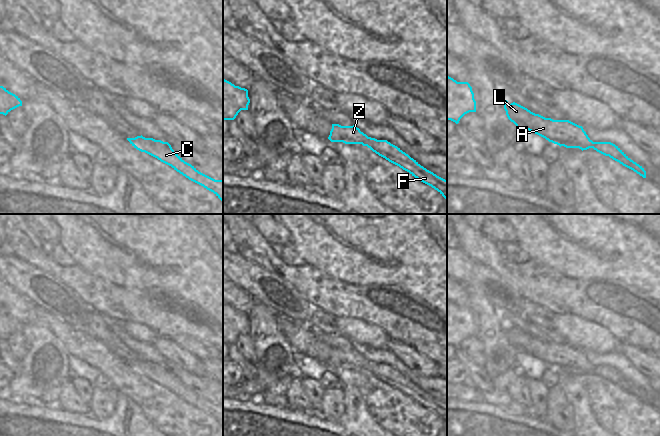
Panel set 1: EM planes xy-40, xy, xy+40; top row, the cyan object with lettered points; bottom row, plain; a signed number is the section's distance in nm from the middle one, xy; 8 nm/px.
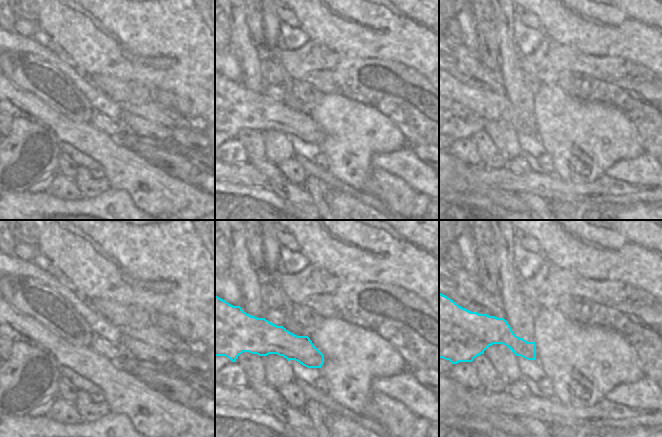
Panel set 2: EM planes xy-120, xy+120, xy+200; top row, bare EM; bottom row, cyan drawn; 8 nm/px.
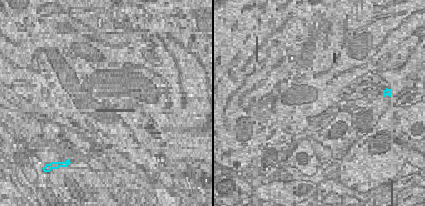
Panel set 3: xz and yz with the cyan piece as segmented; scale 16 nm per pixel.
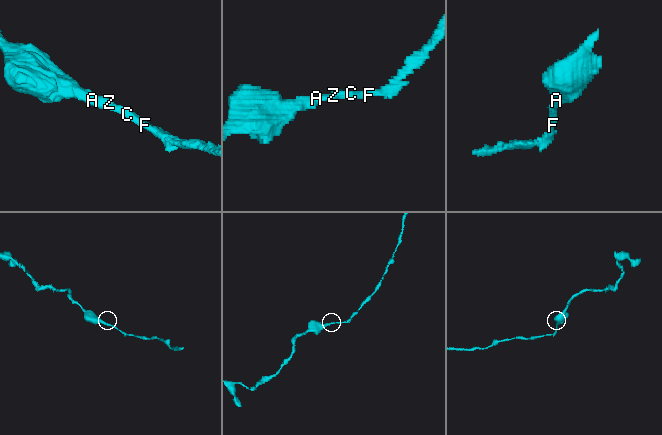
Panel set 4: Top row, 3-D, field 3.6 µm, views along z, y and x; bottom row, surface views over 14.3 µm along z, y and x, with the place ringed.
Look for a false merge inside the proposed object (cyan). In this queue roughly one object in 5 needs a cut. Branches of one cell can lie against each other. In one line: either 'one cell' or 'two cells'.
one cell

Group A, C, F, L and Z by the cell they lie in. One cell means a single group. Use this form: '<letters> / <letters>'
A C F L Z

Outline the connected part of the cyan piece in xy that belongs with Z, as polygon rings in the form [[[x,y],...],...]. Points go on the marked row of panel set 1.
[[[332,124],[328,139],[331,142],[362,144],[363,146],[367,146],[379,156],[409,172],[421,182],[431,186],[447,199],[447,180],[421,166],[416,160],[387,140],[377,140],[368,137],[354,125],[341,126],[339,124]]]

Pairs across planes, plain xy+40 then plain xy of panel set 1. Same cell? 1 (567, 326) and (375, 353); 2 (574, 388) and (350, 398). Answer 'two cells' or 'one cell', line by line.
1: two cells
2: one cell

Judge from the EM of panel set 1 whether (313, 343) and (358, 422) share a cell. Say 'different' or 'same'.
different

